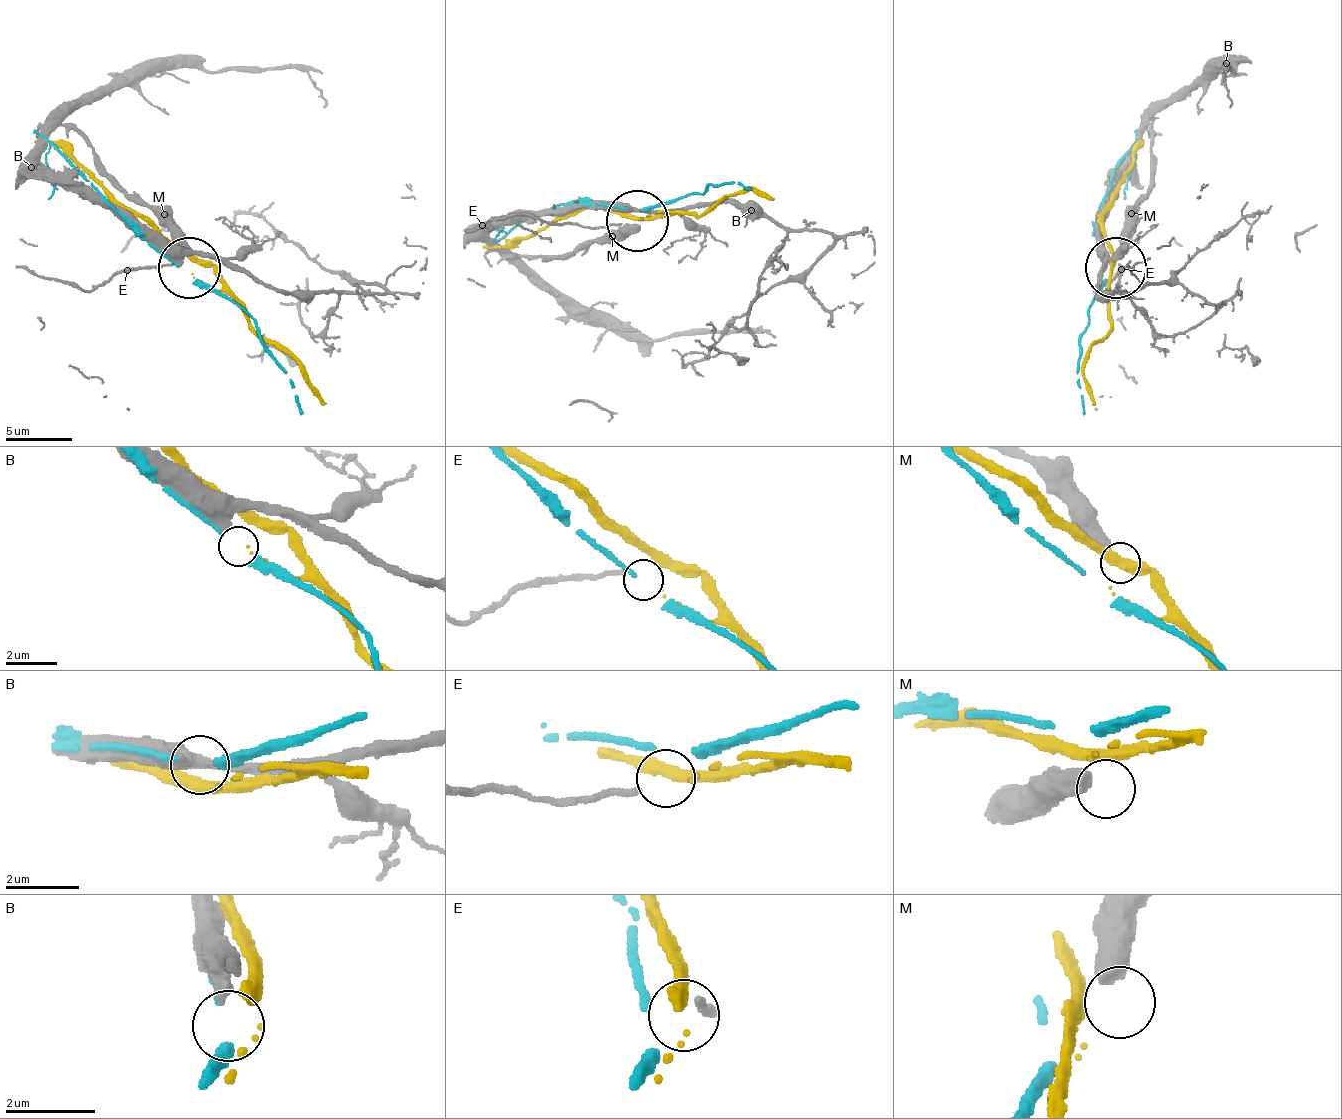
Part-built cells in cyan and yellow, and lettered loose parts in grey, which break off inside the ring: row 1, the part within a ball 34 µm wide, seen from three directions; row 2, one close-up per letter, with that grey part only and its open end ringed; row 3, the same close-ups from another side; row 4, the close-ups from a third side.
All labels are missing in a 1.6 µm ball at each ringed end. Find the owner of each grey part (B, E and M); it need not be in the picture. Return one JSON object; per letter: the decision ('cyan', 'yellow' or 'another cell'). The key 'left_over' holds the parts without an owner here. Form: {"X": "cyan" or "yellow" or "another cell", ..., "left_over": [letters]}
{"B": "another cell", "E": "yellow", "M": "another cell", "left_over": ["B", "M"]}

